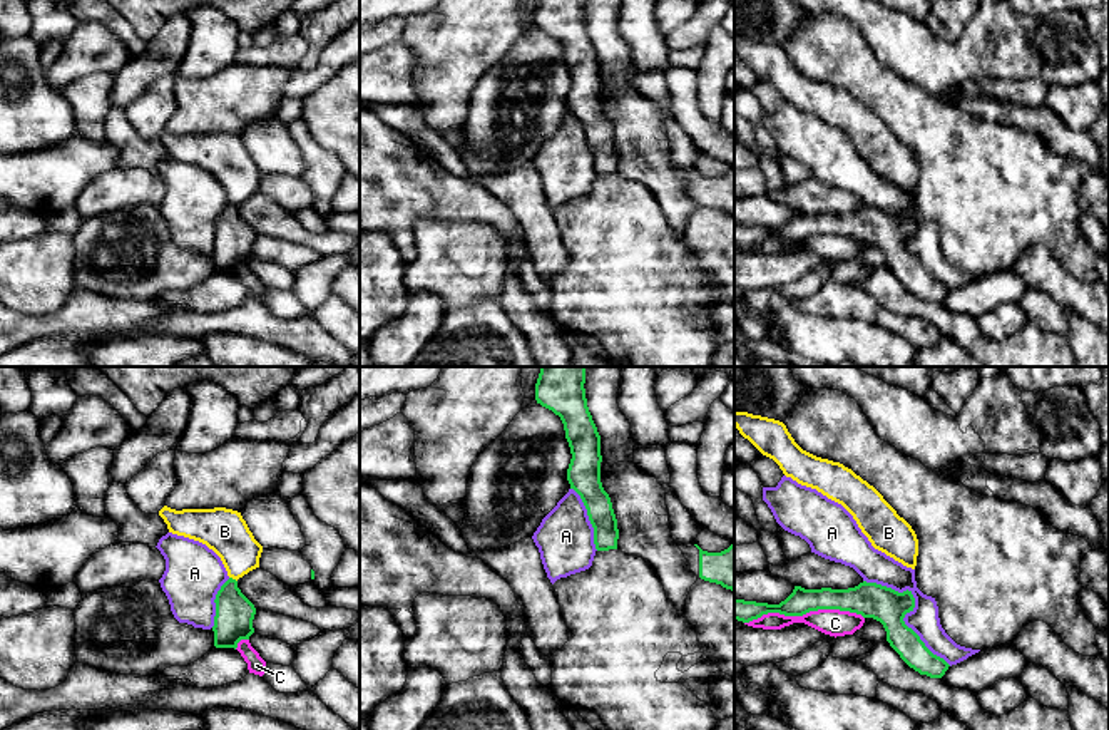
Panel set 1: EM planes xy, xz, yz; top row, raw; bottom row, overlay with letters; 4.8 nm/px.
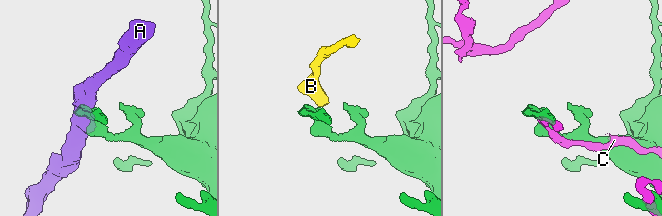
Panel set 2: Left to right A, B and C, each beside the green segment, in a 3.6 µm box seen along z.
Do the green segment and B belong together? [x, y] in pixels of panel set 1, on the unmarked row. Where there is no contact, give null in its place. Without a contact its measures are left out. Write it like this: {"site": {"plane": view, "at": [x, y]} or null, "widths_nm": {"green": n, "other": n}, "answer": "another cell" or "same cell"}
{"site": {"plane": "xy", "at": [231, 203]}, "widths_nm": {"green": 190, "other": 220}, "answer": "another cell"}

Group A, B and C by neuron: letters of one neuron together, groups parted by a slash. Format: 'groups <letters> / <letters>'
groups A / B / C

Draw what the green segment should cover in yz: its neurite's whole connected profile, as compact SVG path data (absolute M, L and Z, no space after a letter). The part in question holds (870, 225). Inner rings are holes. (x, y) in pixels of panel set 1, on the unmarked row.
M863 206L848 214L805 214L795 211L793 218L779 229L734 224L734 244L749 248L768 238L803 241L818 234L856 238L883 249L887 266L910 293L930 303L942 303L950 290L933 280L903 246L905 239L913 233L915 223L912 216L898 218L892 213Z

